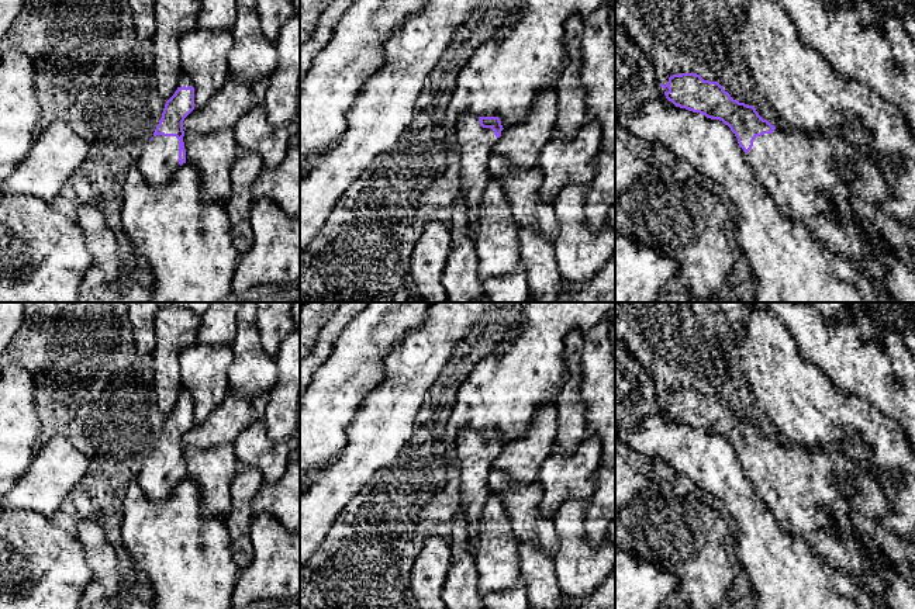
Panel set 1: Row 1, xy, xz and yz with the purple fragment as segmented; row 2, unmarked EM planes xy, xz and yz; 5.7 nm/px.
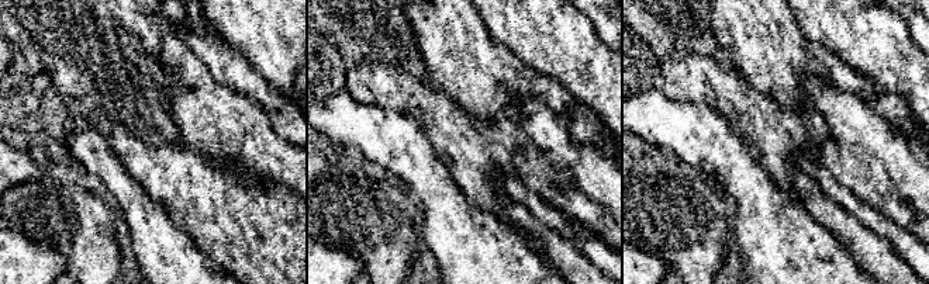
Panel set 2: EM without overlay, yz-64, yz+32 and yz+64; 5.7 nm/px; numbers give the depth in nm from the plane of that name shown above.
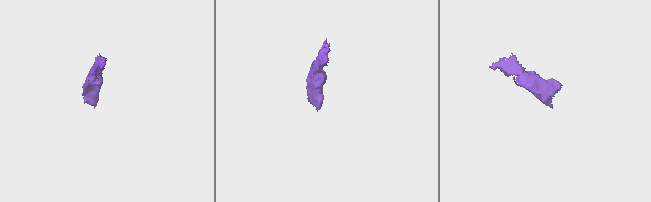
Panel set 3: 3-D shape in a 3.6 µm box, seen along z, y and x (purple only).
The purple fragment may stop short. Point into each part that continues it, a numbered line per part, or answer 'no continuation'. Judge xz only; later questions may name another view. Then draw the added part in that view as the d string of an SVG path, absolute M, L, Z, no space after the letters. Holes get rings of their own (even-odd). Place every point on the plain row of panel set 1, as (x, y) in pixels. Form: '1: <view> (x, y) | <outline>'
1: xz (476, 459) | M463 429L456 436L459 460L460 509L467 518L469 547L474 553L479 541L477 523L490 496L488 474L498 453L491 443L483 443L480 430Z

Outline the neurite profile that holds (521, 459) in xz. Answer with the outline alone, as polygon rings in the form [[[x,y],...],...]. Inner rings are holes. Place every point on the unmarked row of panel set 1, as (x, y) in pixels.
[[[550,401],[536,409],[524,436],[501,446],[493,468],[507,473],[514,484],[535,482],[542,463],[555,453],[556,435],[557,411],[555,401]]]

